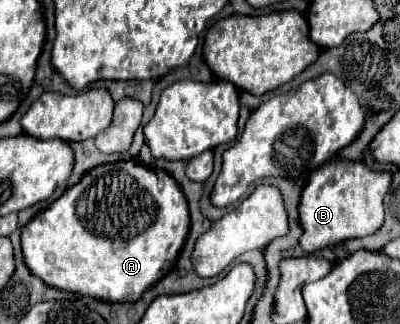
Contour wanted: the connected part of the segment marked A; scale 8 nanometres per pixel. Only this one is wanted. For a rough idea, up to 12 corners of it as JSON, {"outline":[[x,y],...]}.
{"outline":[[129,159],[23,227],[49,287],[135,303],[175,267],[179,183]]}

